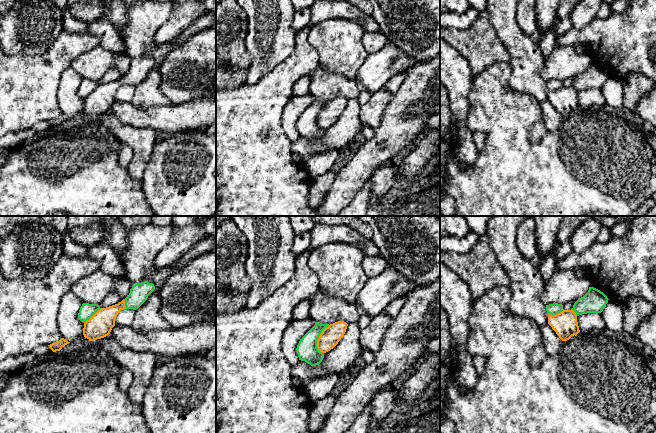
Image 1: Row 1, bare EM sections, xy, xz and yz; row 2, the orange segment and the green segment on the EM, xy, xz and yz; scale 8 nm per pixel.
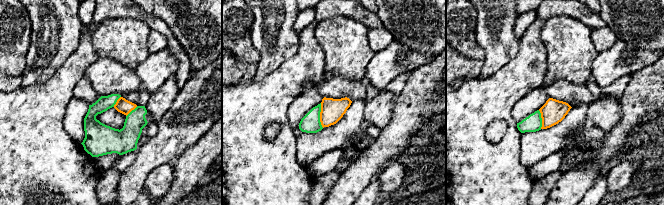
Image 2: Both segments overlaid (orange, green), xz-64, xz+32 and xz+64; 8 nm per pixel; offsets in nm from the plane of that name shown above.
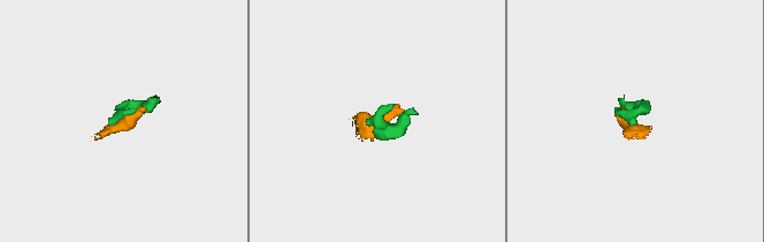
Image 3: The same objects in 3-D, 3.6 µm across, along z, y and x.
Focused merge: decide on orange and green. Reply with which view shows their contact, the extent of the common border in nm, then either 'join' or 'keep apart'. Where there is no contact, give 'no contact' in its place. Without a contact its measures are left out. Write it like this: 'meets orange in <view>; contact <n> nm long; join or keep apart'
meets orange in xz; contact 240 nm long; join

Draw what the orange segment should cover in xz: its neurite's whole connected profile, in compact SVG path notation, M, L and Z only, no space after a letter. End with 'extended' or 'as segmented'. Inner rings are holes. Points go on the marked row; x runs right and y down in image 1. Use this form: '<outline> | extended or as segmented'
M342 320L330 325L315 322L297 345L299 360L311 366L320 364L324 354L333 349L344 336L347 326Z | extended

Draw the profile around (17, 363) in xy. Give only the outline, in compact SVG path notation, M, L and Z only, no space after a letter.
M43 345L36 347L27 354L4 359L0 361L0 378L4 378L10 372L22 370L37 360L48 357L52 353L53 351L48 345Z

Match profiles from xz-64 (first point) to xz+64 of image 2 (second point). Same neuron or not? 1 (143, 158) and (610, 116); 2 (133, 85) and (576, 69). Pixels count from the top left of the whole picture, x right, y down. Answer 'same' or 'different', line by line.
1: different
2: different

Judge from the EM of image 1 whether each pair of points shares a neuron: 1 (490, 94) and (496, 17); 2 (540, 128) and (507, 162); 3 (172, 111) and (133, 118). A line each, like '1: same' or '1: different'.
1: different
2: different
3: same

